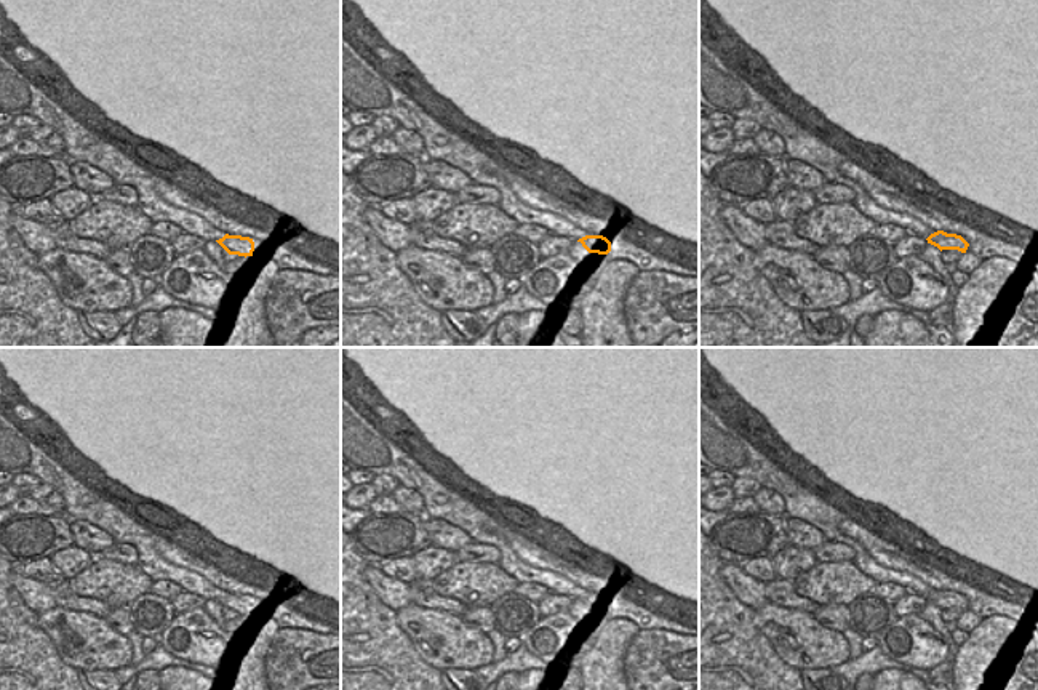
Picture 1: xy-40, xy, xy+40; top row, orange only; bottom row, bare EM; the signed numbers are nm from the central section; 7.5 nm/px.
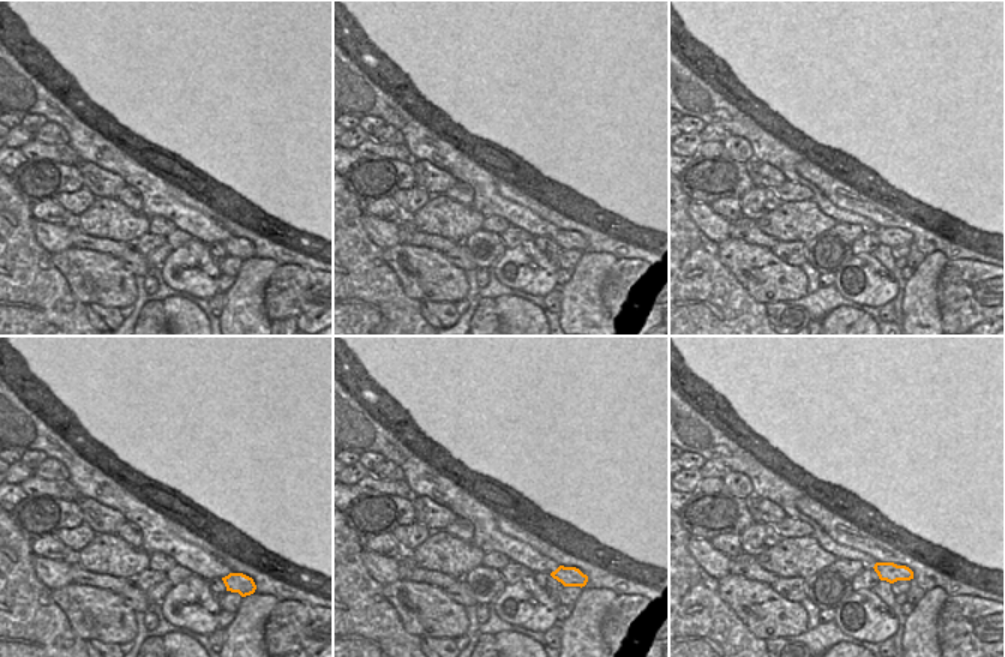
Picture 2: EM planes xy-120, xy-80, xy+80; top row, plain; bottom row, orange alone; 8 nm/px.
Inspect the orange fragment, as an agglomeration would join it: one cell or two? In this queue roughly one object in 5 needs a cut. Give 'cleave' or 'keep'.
keep

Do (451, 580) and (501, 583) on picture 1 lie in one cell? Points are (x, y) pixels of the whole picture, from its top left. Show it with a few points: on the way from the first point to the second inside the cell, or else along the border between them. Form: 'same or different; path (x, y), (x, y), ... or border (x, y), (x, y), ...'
same; path (464, 581), (488, 583)

